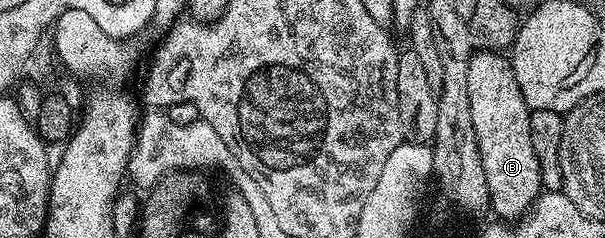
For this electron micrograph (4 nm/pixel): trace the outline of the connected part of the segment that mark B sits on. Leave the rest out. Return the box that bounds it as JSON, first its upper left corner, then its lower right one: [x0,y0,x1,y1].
[467,50,543,220]

